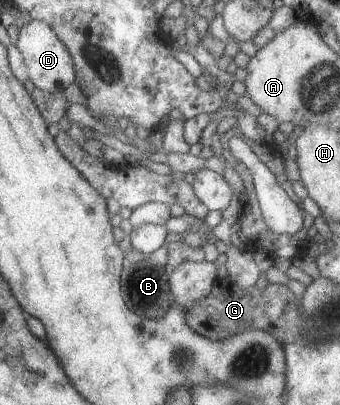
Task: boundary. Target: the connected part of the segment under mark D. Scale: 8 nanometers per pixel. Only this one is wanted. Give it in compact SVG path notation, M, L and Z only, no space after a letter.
M32 19L25 23L16 46L24 58L28 78L36 87L51 93L62 93L72 82L77 82L78 75L71 49L46 21Z

